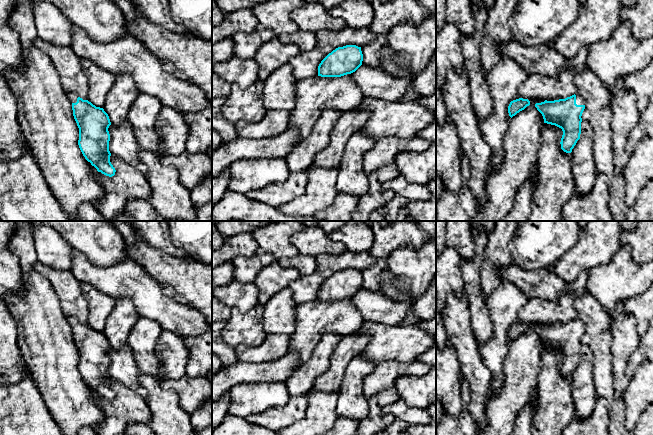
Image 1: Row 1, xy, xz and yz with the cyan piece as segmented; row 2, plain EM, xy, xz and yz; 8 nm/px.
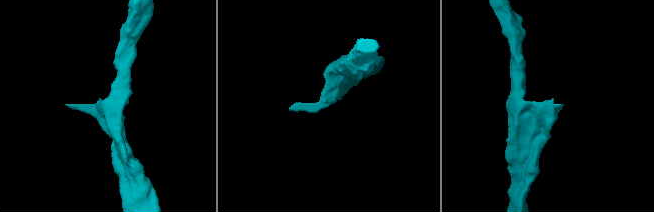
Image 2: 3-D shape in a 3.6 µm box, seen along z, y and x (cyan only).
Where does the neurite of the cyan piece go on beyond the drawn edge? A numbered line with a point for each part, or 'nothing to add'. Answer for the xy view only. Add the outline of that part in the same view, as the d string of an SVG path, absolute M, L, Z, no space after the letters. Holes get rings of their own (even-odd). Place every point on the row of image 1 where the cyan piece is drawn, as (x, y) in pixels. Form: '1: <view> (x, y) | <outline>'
1: xy (72, 96) | M68 92L67 96L68 96L71 103L76 103L77 102L78 95L76 93Z

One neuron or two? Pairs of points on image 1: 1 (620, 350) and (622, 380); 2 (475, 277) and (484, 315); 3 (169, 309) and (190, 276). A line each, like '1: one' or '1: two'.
1: one
2: one
3: two

